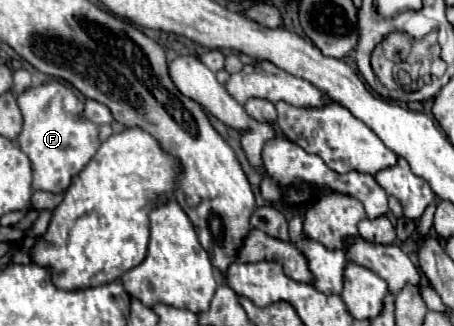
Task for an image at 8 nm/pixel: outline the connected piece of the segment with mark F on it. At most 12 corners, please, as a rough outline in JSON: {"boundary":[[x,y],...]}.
{"boundary":[[60,82],[18,96],[32,190],[66,192],[100,148]]}

